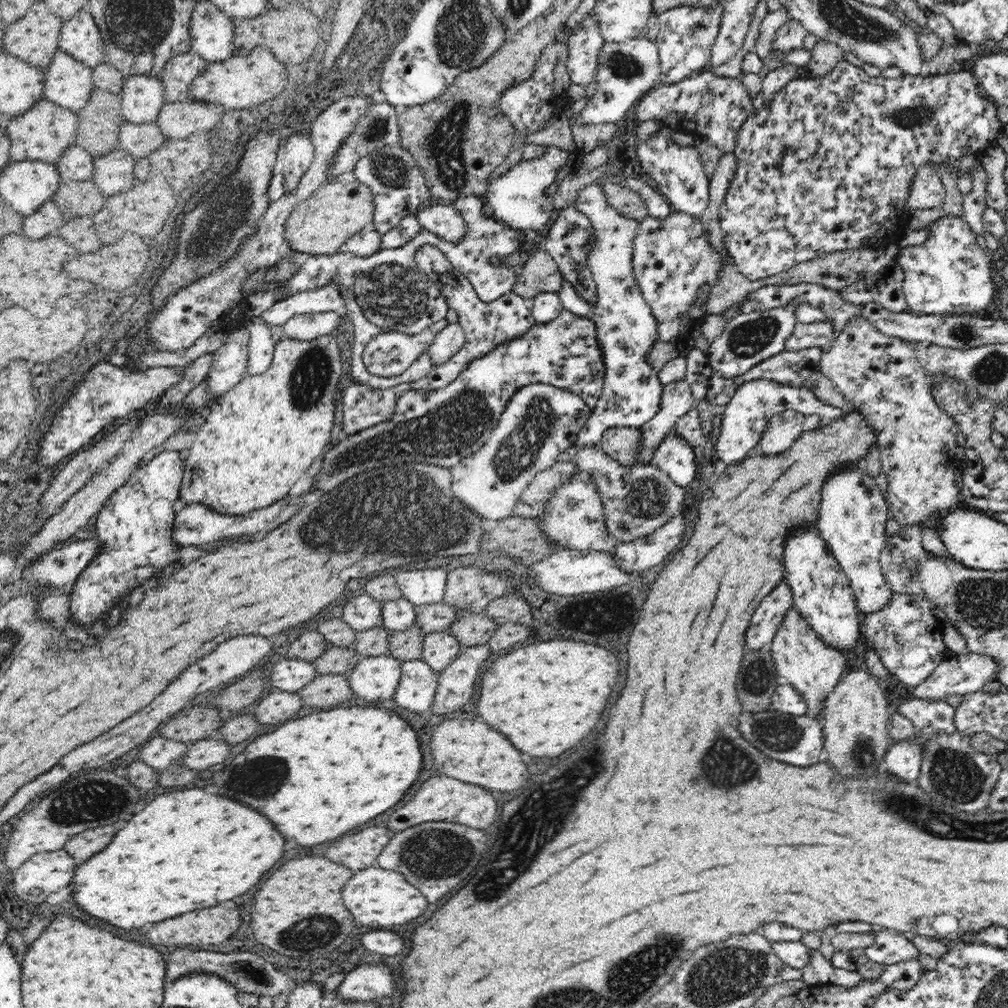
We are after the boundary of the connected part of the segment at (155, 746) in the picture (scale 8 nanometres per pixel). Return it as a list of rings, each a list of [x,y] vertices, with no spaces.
[[[155,736],[138,748],[138,760],[160,772],[176,765],[186,754],[188,744]]]

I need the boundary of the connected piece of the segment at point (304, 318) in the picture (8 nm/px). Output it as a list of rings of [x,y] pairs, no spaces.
[[[340,312],[308,313],[289,318],[283,324],[283,332],[288,339],[315,341],[322,335],[336,334],[341,324]]]

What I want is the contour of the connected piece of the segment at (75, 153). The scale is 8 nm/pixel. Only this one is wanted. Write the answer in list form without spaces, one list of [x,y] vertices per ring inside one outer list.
[[[74,144],[64,151],[56,167],[62,180],[92,180],[95,159],[85,147]]]

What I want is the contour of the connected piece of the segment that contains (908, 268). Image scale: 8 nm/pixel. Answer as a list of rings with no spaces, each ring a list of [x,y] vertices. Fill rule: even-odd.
[[[944,215],[927,227],[926,240],[917,246],[907,246],[899,250],[896,258],[903,272],[903,293],[914,314],[935,315],[976,315],[983,313],[996,296],[996,288],[990,275],[991,256],[984,247],[981,238],[971,226],[960,216]]]

